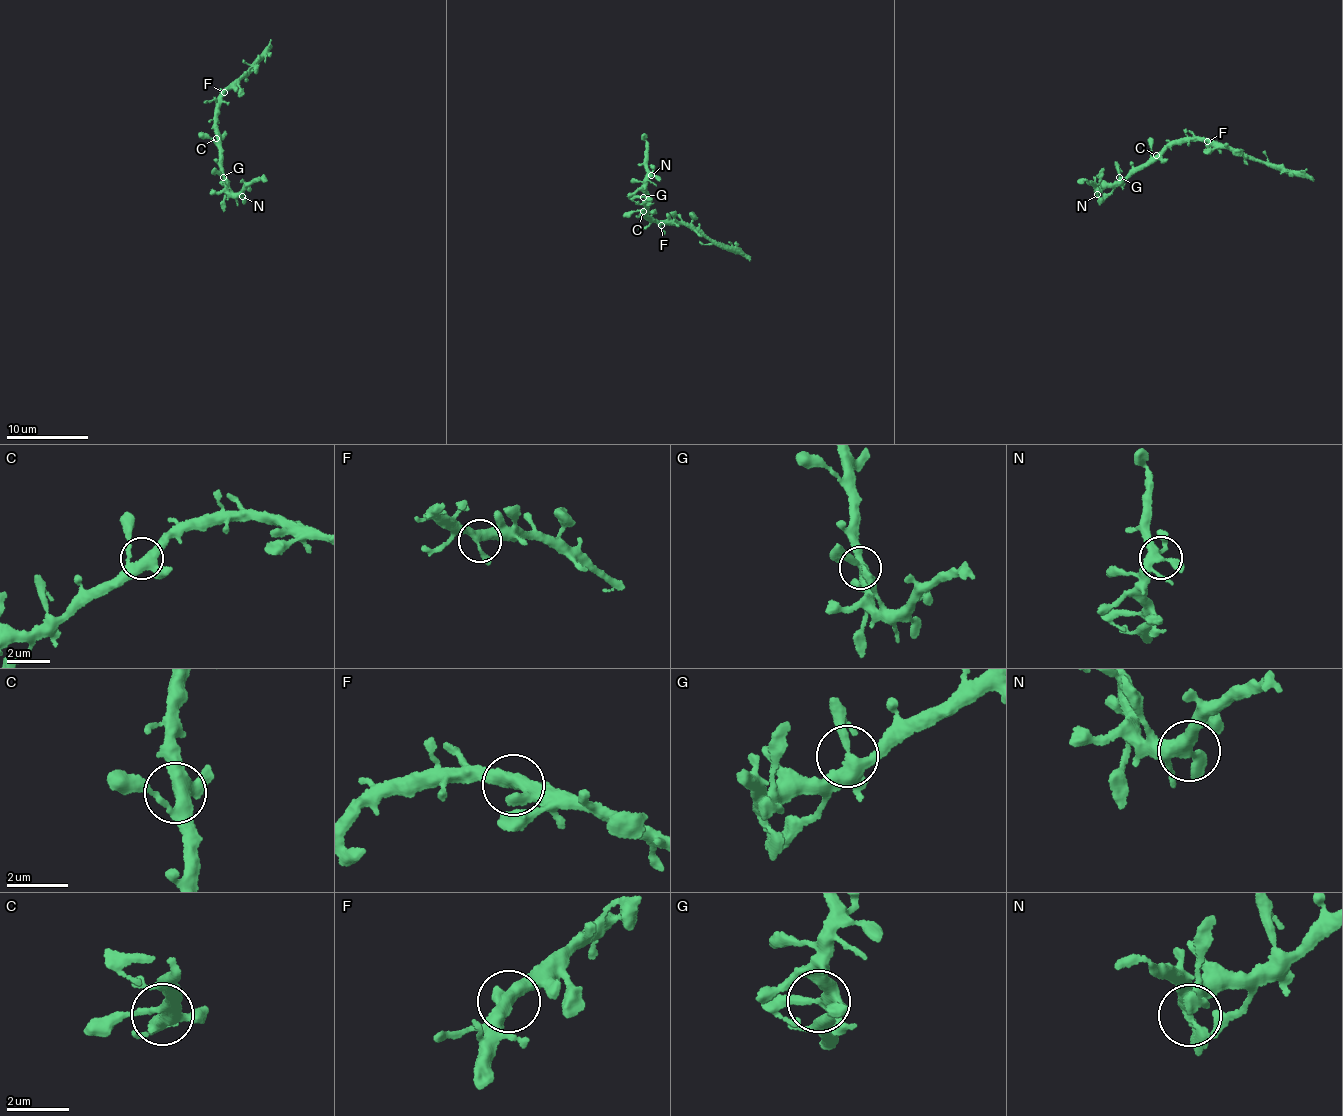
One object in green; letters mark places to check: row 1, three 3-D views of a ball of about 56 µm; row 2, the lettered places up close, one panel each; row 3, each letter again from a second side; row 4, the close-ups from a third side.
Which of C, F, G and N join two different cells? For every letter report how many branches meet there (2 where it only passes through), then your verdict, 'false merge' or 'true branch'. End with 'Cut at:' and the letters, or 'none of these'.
C: branches 4; true branch
F: branches 3; true branch
G: branches 4; true branch
N: branches 5; true branch
Cut at: none of these

